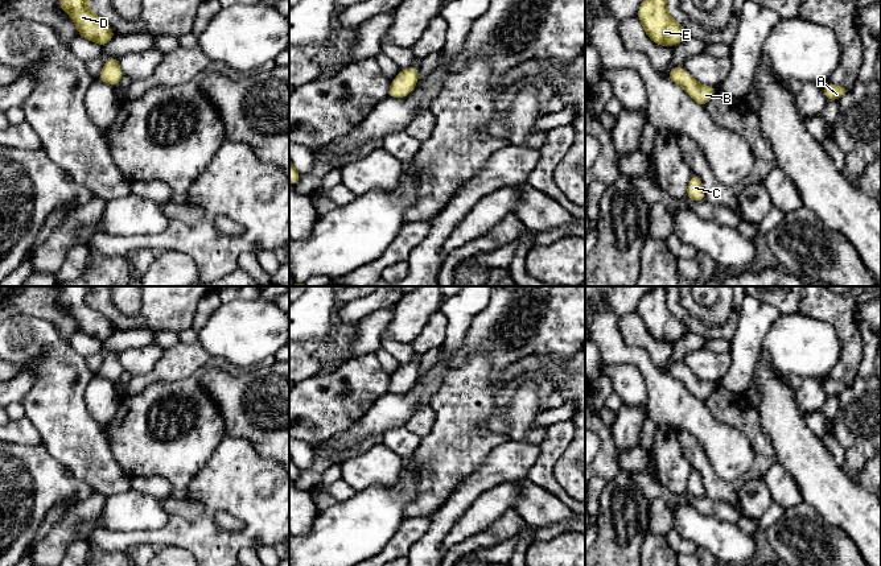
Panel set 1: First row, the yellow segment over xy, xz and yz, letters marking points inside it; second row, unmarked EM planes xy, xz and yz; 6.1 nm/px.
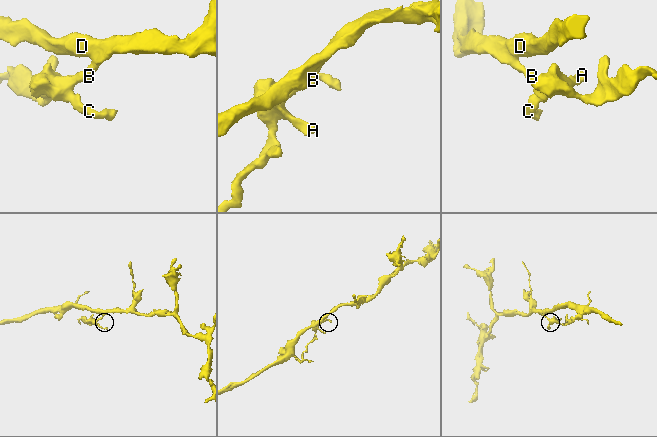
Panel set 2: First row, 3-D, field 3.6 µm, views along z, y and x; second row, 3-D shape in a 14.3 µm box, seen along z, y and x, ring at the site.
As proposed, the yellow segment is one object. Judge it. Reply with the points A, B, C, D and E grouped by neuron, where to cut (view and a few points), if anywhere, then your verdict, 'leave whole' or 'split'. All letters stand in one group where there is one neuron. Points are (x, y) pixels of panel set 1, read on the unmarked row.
A B C D E; no cut; leave whole

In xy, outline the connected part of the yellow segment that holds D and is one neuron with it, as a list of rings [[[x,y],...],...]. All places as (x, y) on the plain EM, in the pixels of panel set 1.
[[[58,286],[58,299],[75,319],[78,330],[100,342],[107,340],[116,330],[111,322],[88,302],[90,286]]]

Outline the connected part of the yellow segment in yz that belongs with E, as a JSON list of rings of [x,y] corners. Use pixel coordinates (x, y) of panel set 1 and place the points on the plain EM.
[[[656,286],[641,298],[638,314],[649,334],[656,340],[670,343],[691,336],[687,325],[670,311],[664,286]]]

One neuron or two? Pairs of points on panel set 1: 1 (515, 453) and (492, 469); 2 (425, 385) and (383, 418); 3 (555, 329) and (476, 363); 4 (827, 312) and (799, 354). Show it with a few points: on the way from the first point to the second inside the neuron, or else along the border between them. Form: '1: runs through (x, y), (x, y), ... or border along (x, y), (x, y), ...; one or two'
1: runs through (510, 458), (497, 469); one
2: runs through (415, 396), (394, 410); one
3: border along (460, 366), (484, 352), (494, 381); two
4: border along (798, 312), (826, 321), (836, 333), (840, 345); two

